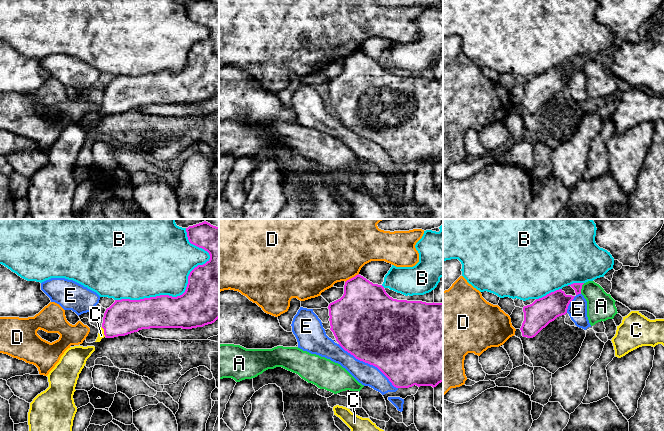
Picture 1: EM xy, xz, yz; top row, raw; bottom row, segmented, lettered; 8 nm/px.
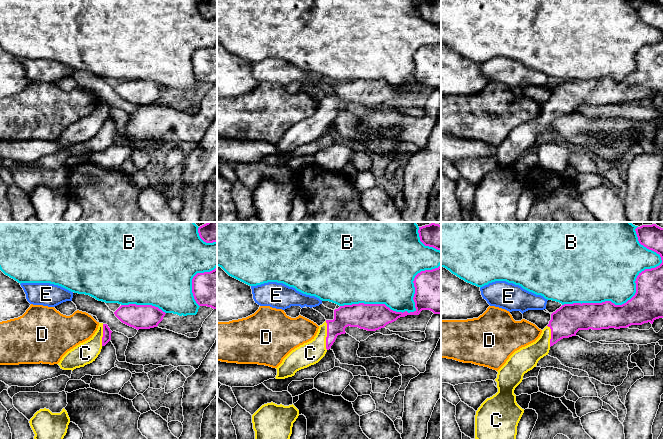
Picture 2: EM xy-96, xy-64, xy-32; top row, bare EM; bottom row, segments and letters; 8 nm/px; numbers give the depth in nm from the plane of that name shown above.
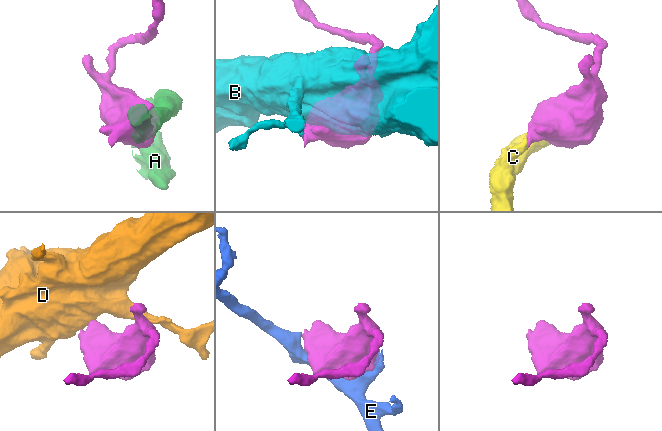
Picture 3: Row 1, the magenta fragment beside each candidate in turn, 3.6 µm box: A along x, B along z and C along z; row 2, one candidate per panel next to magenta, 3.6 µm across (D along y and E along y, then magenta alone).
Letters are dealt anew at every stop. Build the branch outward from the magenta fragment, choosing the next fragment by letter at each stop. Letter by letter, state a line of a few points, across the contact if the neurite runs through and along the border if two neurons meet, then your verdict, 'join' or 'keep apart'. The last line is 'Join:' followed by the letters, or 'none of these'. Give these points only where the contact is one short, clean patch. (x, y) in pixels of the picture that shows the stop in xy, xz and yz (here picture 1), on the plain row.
A: keep apart
B: keep apart
C: line xy (125, 92), (104, 108), (101, 111); join
D: keep apart
E: keep apart
Join: C

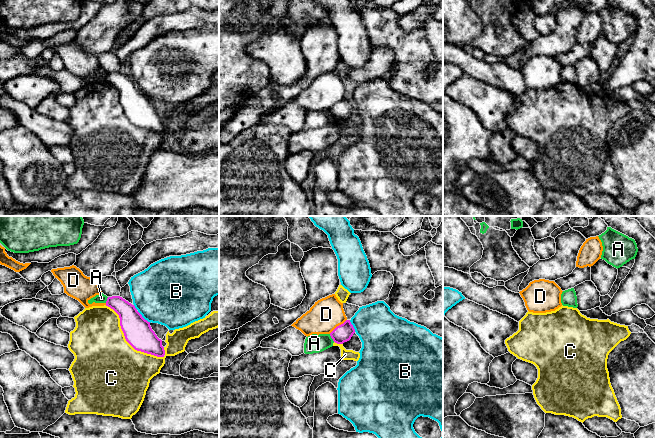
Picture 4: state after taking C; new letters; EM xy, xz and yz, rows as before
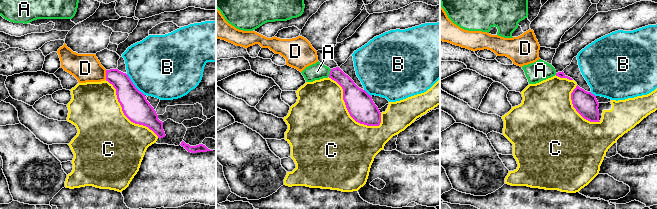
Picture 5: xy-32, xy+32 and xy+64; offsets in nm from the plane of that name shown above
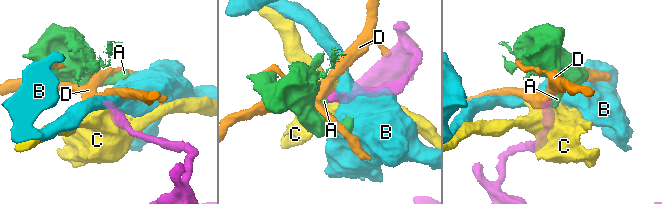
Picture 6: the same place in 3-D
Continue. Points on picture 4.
A: line xz (329, 110), (334, 117); keep apart
B: line xy (137, 87), (150, 98); keep apart
C: keep apart
D: keep apart
Join: none of these

